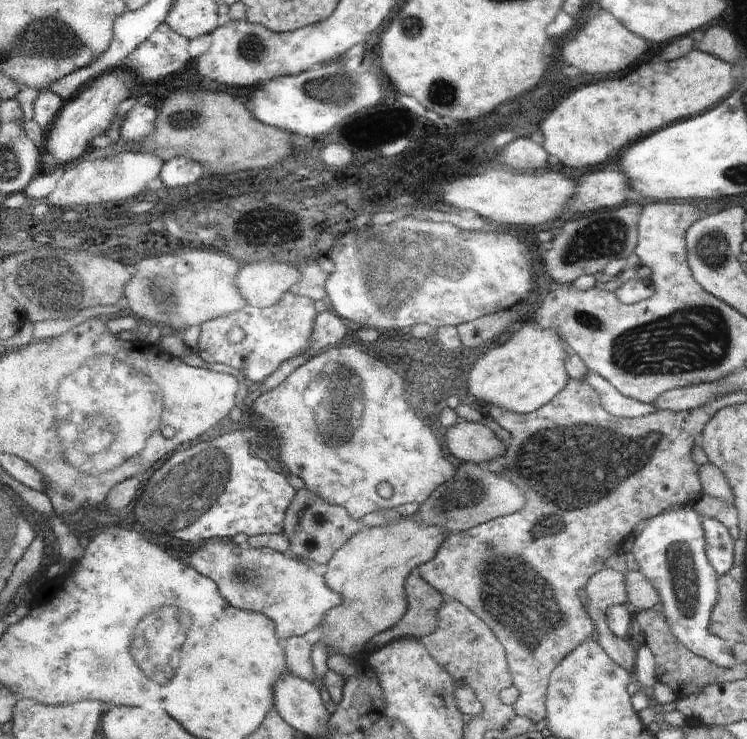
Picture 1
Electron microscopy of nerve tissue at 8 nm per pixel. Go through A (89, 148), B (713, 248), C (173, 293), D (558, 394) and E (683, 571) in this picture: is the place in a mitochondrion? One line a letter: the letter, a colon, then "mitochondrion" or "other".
A: other
B: mitochondrion
C: mitochondrion
D: other
E: mitochondrion

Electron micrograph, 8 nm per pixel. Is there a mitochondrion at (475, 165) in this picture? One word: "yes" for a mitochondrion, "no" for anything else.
no

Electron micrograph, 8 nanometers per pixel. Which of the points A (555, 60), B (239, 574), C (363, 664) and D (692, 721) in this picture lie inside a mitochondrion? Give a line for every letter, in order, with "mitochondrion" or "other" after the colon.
A: other
B: mitochondrion
C: other
D: other

